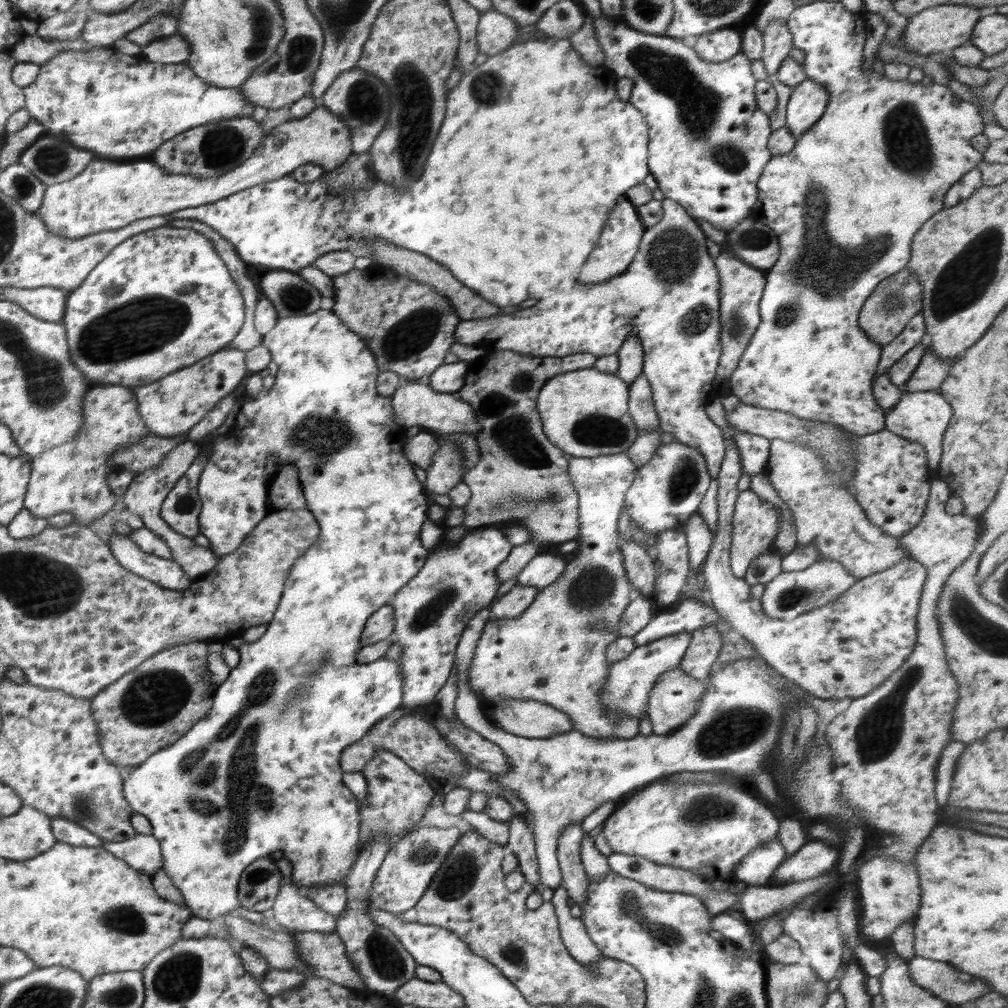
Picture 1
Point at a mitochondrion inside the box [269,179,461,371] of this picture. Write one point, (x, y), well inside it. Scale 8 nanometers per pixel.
(418, 327)

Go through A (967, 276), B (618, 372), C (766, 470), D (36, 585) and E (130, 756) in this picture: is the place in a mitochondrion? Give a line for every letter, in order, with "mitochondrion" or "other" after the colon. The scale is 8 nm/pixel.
A: mitochondrion
B: other
C: other
D: mitochondrion
E: other

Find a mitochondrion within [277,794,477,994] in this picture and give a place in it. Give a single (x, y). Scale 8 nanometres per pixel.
(388, 961)

